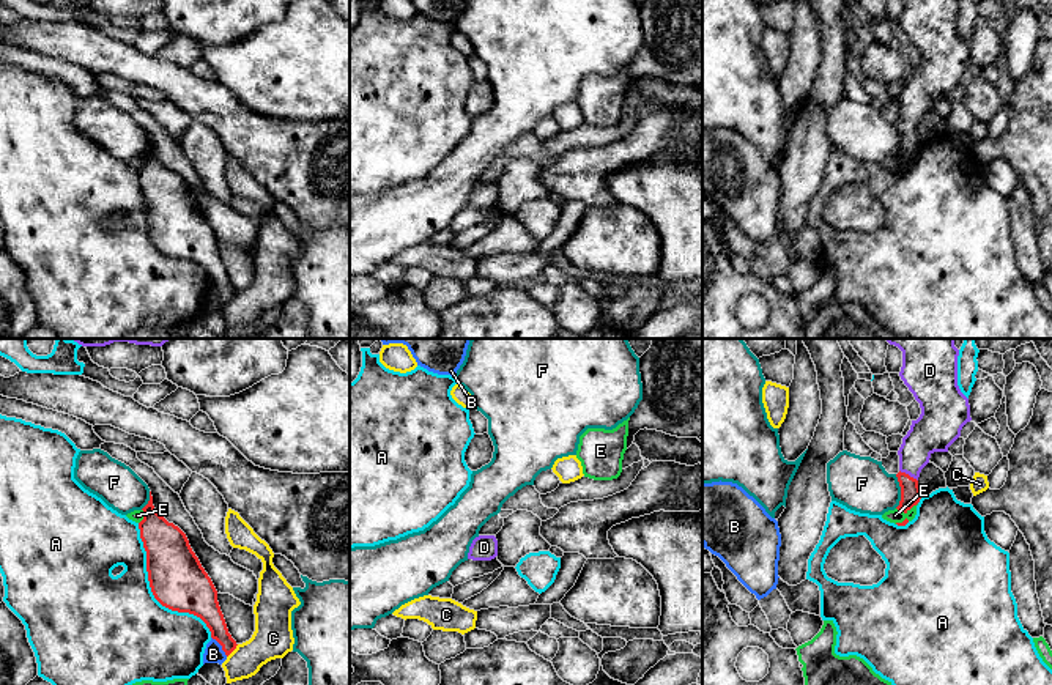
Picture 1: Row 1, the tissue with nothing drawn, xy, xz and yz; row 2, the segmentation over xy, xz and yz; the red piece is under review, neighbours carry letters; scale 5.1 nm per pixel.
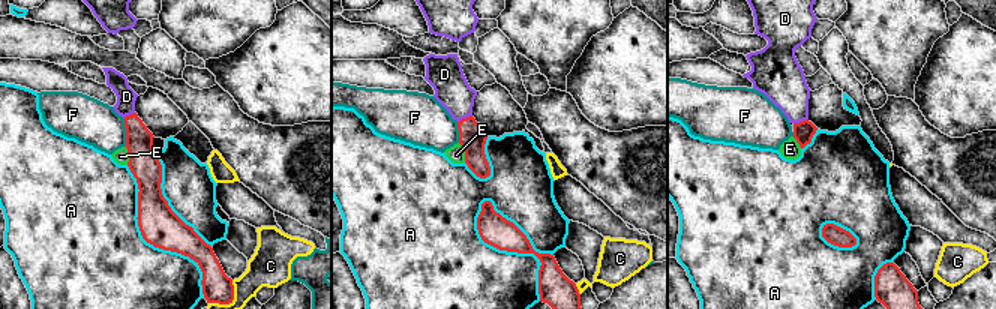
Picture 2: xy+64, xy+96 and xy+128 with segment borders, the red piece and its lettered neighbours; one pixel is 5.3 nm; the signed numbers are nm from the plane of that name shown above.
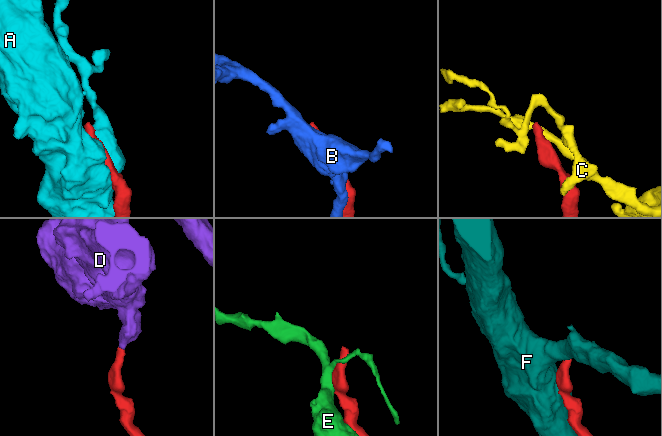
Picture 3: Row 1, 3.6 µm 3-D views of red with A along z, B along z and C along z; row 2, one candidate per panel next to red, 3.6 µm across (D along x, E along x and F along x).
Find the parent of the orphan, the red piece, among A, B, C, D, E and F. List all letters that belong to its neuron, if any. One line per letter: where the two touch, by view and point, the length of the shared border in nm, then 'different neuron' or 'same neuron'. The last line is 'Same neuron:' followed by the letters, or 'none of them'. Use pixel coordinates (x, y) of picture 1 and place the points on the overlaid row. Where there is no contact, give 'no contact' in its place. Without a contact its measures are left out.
A: meets red in xy at (151, 591); contact 700 nm long; different neuron
B: meets red in xy at (221, 644); contact 130 nm long; different neuron
C: meets red in xy at (233, 649); contact 90 nm long; different neuron
D: meets red in yz at (907, 474); contact 110 nm long; same neuron
E: meets red in yz at (906, 510); contact 120 nm long; different neuron
F: meets red in yz at (901, 492); contact 180 nm long; different neuron
Same neuron: D

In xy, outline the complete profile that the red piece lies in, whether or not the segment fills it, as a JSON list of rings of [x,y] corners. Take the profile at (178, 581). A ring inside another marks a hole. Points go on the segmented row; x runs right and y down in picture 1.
[[[151,491],[150,501],[142,510],[145,515],[139,523],[139,529],[146,551],[146,572],[154,598],[172,611],[189,613],[200,617],[209,628],[211,638],[222,646],[222,650],[228,657],[238,644],[228,633],[217,602],[217,591],[192,551],[186,534],[156,512]]]

